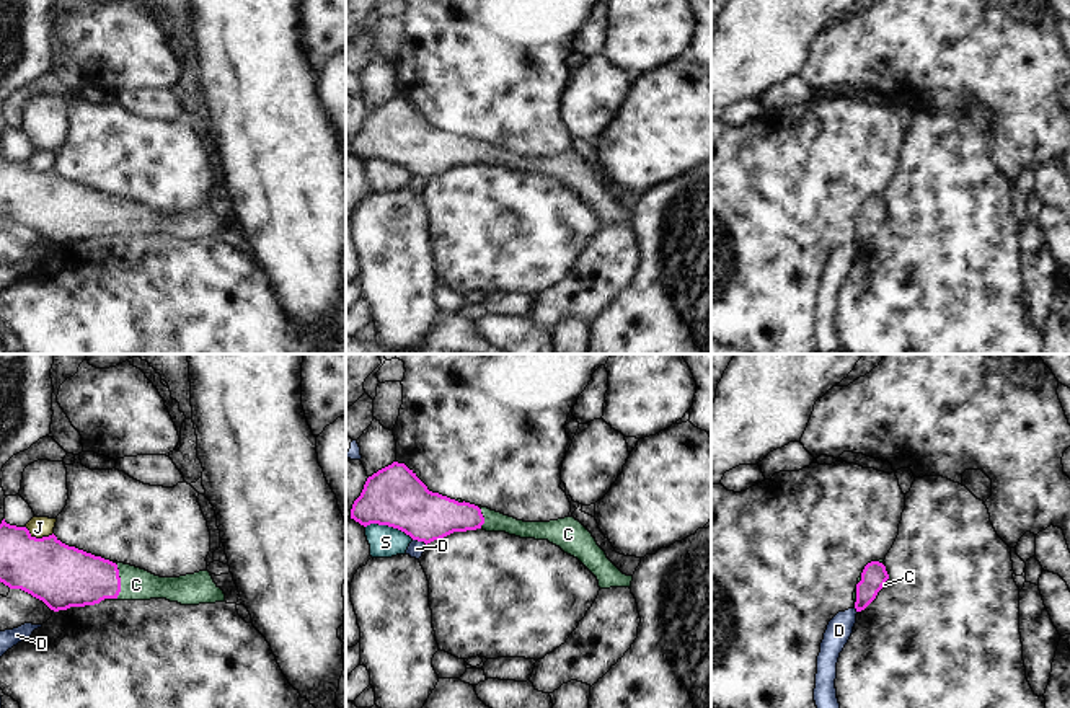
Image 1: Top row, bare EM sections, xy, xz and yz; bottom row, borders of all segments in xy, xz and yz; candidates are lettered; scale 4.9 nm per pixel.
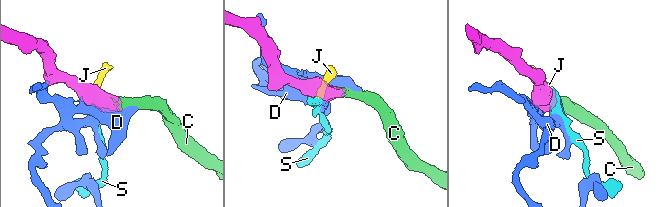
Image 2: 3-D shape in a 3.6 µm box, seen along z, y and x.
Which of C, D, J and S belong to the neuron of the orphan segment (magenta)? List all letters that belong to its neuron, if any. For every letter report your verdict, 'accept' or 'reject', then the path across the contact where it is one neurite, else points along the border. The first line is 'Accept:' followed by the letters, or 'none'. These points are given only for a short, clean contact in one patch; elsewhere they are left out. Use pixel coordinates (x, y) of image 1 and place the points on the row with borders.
Accept: C
C: accept; runs through xy (70, 578), (110, 579), (119, 584), (136, 584)
D: reject
J: reject; border along xy (25, 527), (36, 537), (53, 534)
S: reject; border along xz (366, 526), (397, 527), (413, 539)

